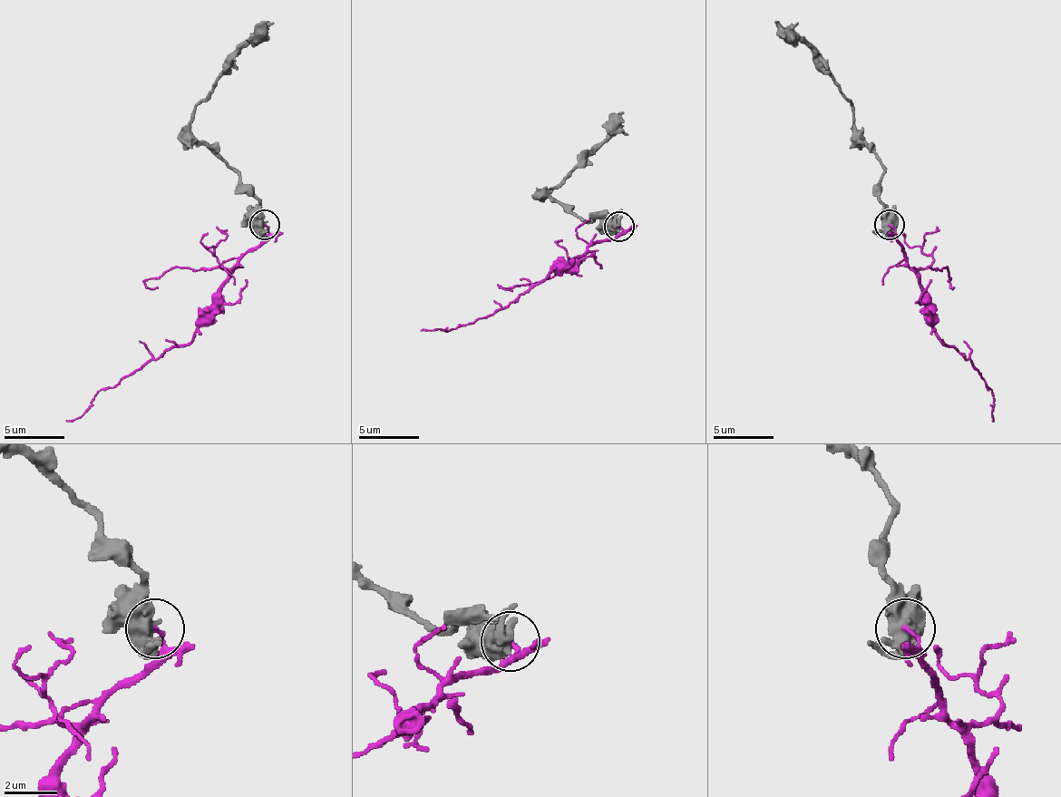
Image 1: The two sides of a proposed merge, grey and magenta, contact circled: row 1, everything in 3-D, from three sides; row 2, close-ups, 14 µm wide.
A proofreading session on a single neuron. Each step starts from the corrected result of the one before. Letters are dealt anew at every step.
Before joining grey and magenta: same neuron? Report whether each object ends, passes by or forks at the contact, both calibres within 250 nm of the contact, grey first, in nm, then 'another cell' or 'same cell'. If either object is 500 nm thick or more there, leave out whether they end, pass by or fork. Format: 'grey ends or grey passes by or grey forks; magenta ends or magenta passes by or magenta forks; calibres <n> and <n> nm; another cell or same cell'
calibres 600 and 140 nm; another cell

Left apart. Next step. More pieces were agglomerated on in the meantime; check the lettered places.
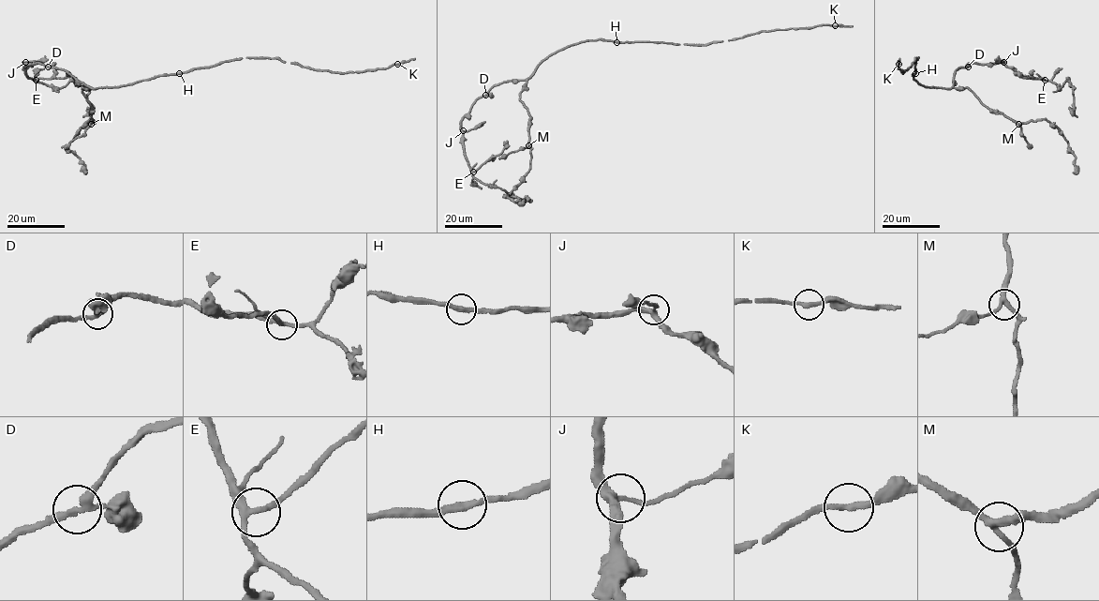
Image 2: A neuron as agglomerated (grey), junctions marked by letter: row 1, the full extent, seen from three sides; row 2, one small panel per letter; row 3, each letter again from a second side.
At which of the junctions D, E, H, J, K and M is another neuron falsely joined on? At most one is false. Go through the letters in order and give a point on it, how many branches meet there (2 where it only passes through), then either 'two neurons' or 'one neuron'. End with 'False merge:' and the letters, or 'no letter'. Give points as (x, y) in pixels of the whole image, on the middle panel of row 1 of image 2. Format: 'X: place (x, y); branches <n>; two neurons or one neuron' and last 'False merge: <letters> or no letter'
D: place (485, 95); branches 3; one neuron
E: place (473, 172); branches 3; one neuron
H: place (616, 42); branches 2; one neuron
J: place (463, 130); branches 3; one neuron
K: place (835, 25); branches 2; one neuron
M: place (528, 145); branches 3; one neuron
False merge: no letter

